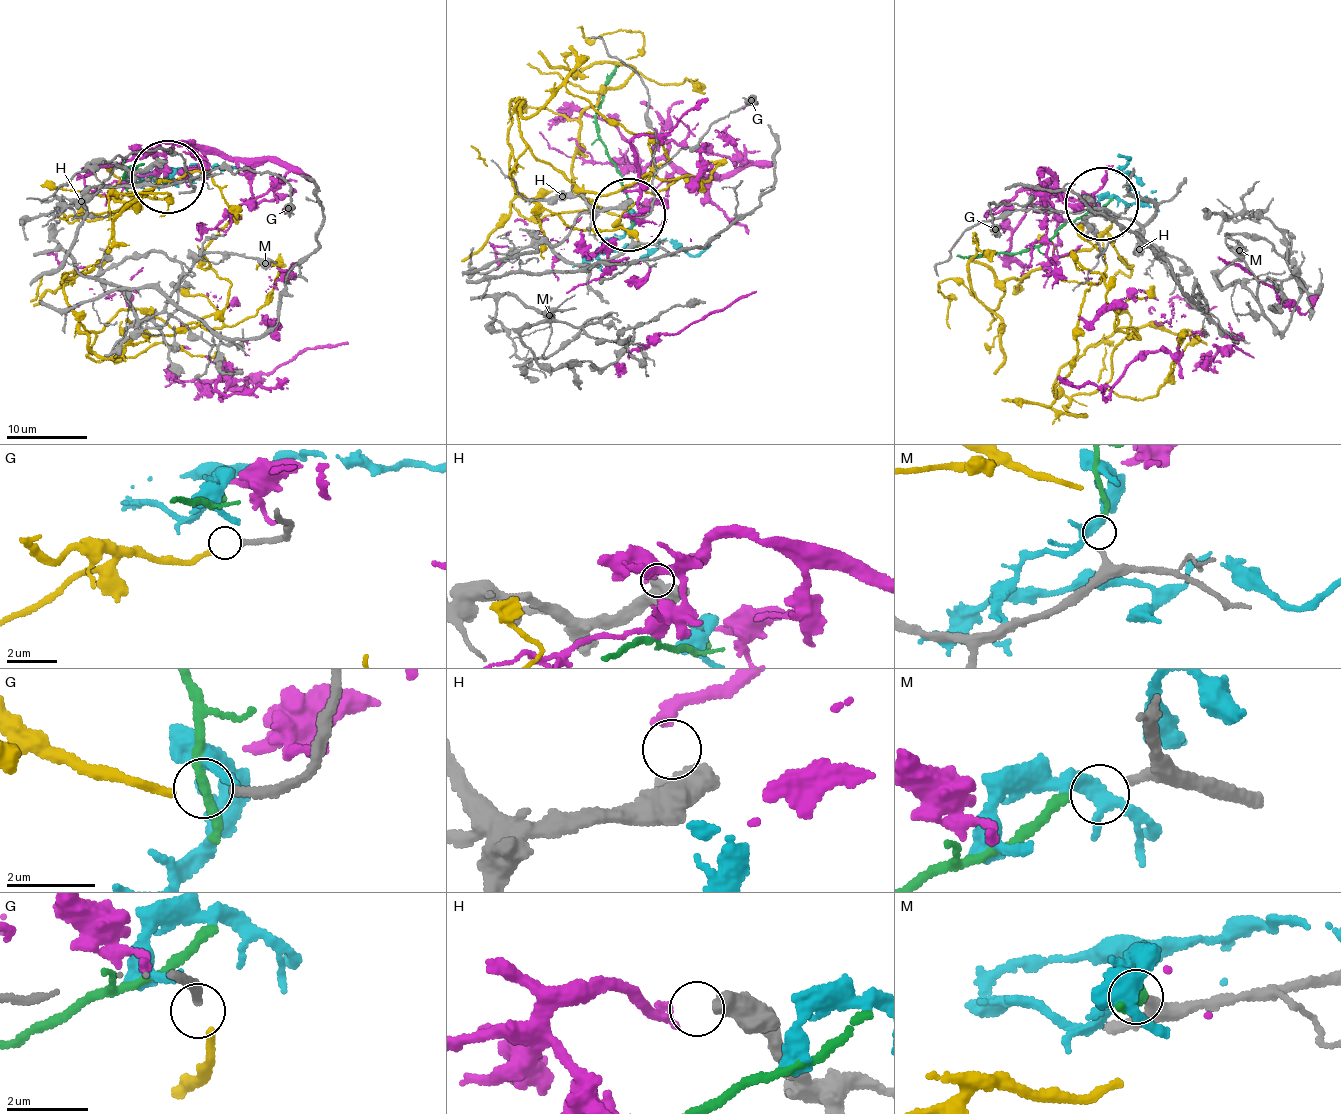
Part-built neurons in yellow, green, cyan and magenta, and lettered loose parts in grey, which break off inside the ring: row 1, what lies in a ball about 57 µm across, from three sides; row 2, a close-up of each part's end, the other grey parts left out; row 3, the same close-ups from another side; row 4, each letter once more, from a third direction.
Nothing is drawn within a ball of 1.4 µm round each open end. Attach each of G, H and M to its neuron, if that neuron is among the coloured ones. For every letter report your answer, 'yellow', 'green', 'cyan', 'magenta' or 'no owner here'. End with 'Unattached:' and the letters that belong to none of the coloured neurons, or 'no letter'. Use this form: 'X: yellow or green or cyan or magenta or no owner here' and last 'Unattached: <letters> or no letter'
G: yellow
H: magenta
M: green
Unattached: no letter

